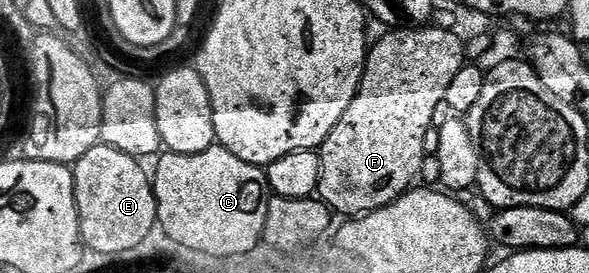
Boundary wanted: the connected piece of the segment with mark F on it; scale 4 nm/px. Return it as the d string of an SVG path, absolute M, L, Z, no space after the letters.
M425 25L422 27L406 27L401 26L399 29L388 29L383 33L384 36L380 40L371 44L368 60L364 66L364 76L360 82L358 93L354 97L354 101L350 101L350 109L346 109L346 113L342 113L342 121L338 121L338 125L334 125L334 129L330 129L330 137L326 137L326 141L318 149L320 157L320 189L319 198L323 199L333 212L344 214L344 217L359 217L367 215L370 211L377 211L386 205L390 205L396 198L404 194L417 182L416 178L420 175L420 170L424 167L424 154L428 151L428 130L437 122L436 110L440 107L440 102L448 95L448 90L452 87L452 82L456 79L456 74L460 71L460 66L466 63L466 43L462 38L459 39L452 31L447 31L444 27L436 27L437 25Z

